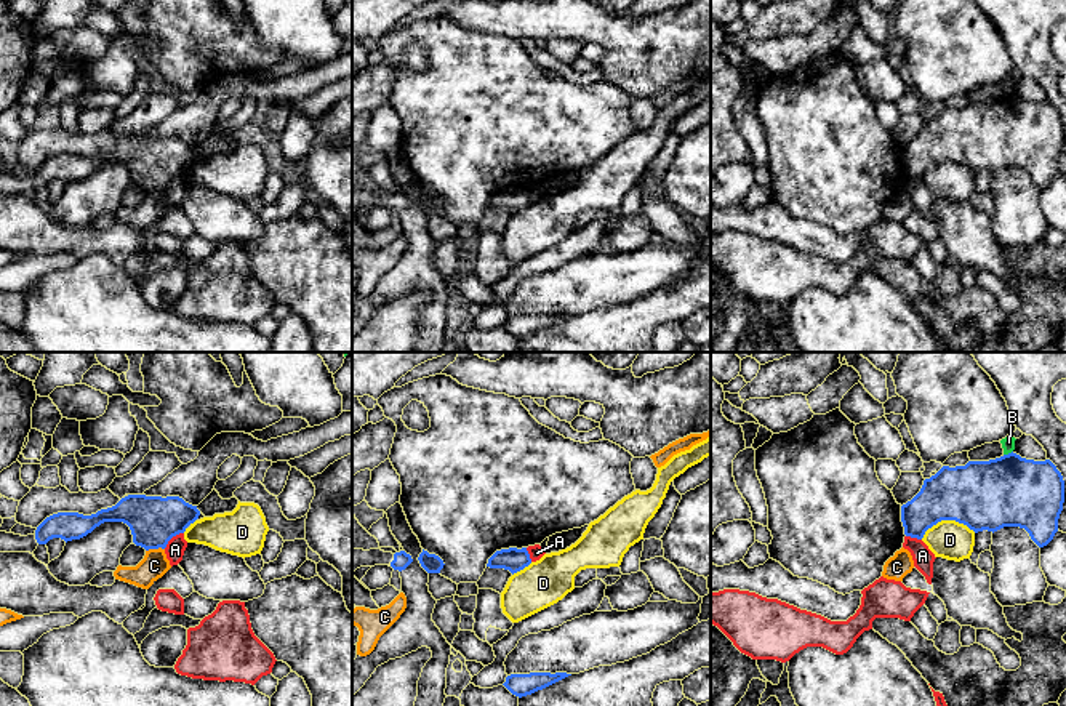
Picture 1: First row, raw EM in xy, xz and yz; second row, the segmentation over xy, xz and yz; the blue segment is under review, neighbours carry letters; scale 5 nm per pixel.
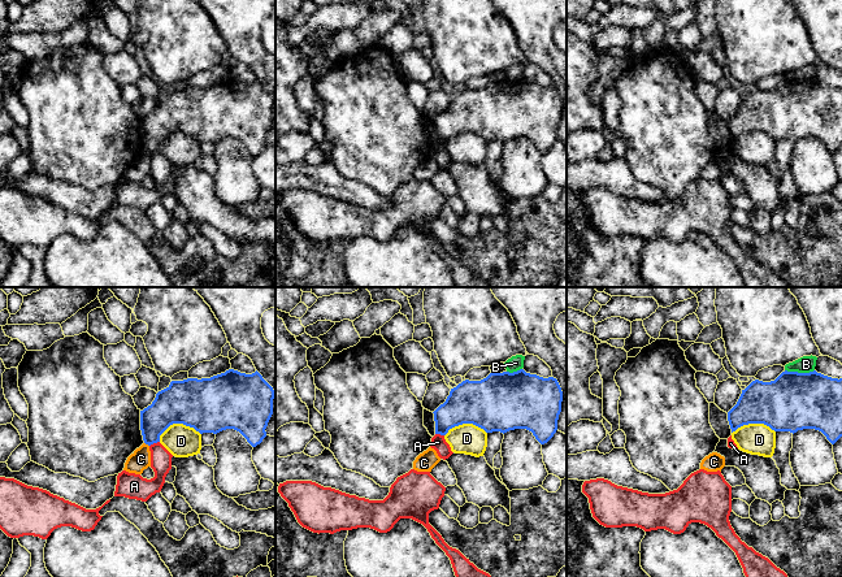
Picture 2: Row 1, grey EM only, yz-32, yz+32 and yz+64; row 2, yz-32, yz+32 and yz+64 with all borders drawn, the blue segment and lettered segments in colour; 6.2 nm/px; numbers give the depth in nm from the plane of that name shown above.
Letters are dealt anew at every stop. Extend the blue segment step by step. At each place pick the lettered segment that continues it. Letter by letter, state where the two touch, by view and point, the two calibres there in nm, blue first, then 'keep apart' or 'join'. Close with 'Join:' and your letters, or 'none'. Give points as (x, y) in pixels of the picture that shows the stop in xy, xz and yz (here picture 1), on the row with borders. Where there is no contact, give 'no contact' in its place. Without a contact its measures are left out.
A: xy (172, 537) | 240/100 nm | keep apart
B: yz (1009, 453) | 360/60 nm | keep apart
C: xy (154, 548) | 240/140 nm | keep apart
D: yz (946, 519) | 360/190 nm | keep apart
Join: none

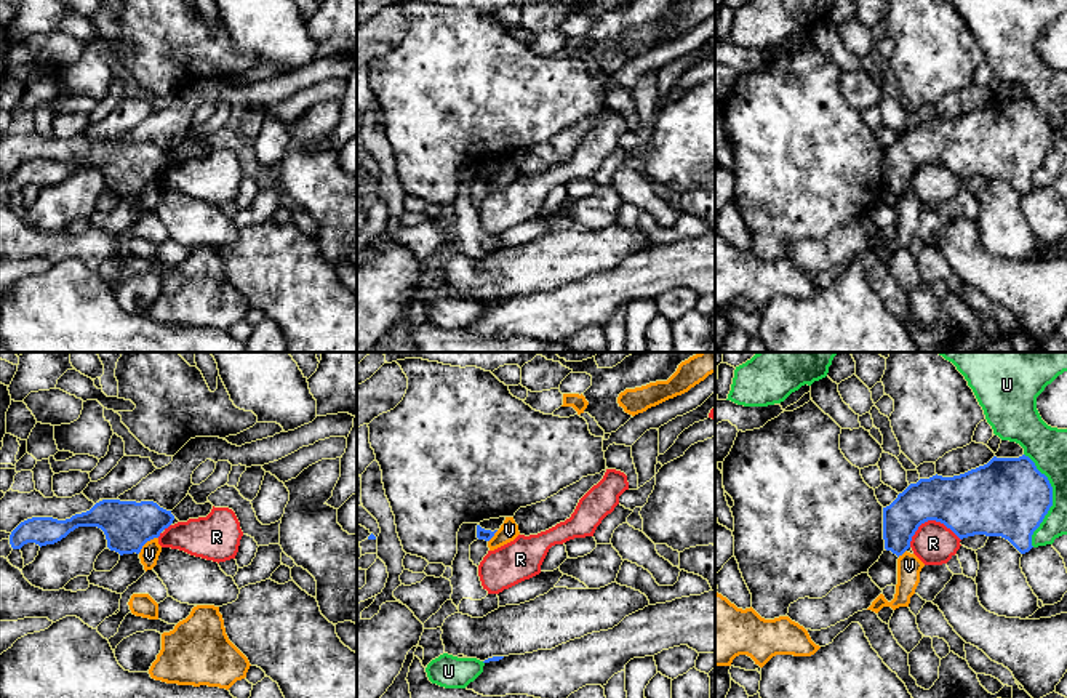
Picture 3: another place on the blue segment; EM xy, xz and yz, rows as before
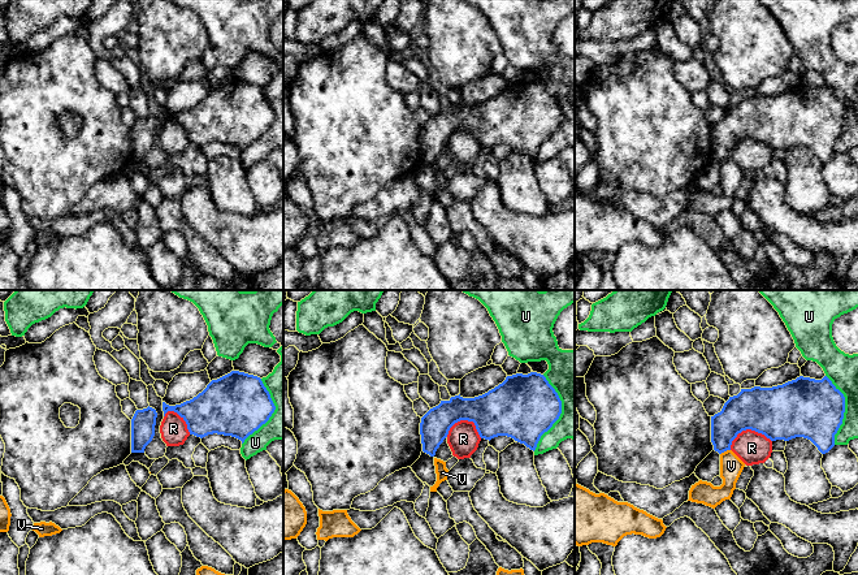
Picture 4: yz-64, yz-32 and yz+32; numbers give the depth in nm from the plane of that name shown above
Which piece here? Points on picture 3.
R: yz (930, 519) | 320/220 nm | keep apart
U: yz (1051, 500) | 400/190 nm | keep apart
V: xy (146, 541) | 240/100 nm | keep apart
Join: none

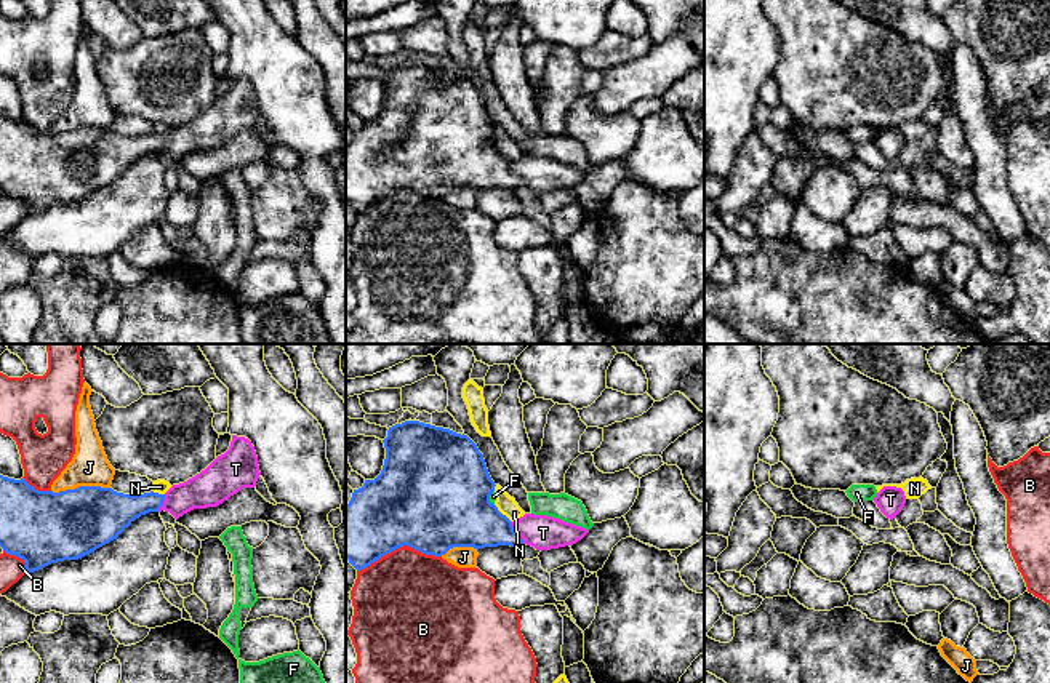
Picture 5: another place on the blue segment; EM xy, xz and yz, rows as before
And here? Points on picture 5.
B: xz (399, 546) | 460/440 nm | keep apart
F: xz (488, 498) | 500/30 nm | keep apart
J: xy (80, 487) | 360/190 nm | keep apart
N: xz (501, 514) | 380/90 nm | keep apart
T: xz (516, 533) | 280/170 nm | join
Join: T

